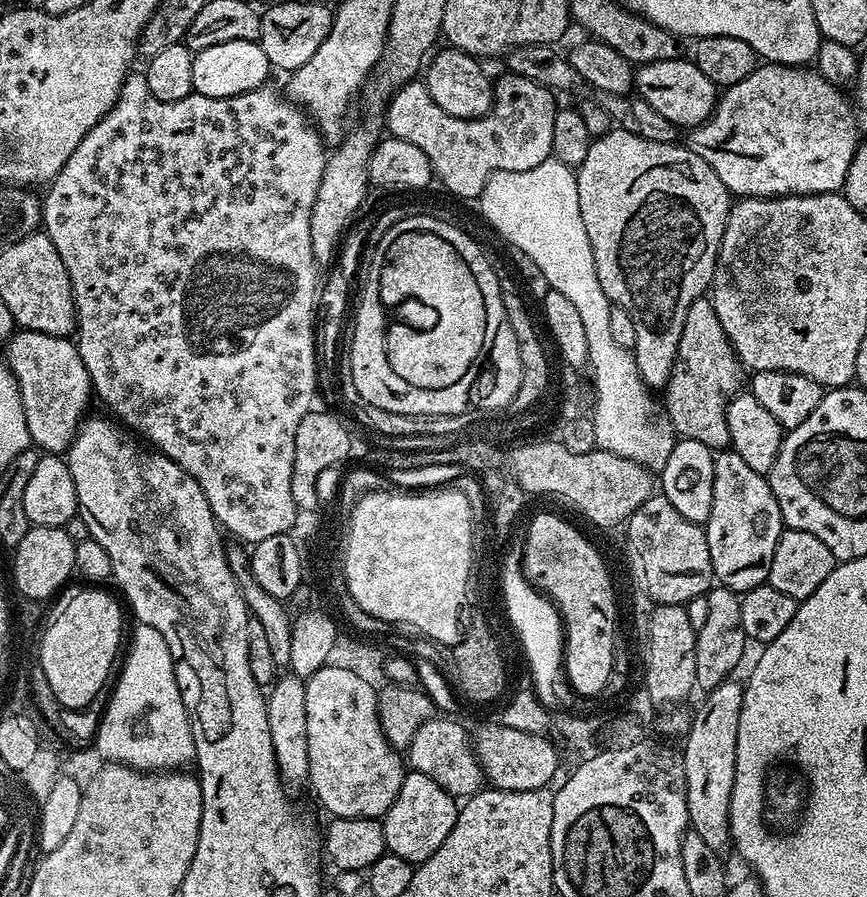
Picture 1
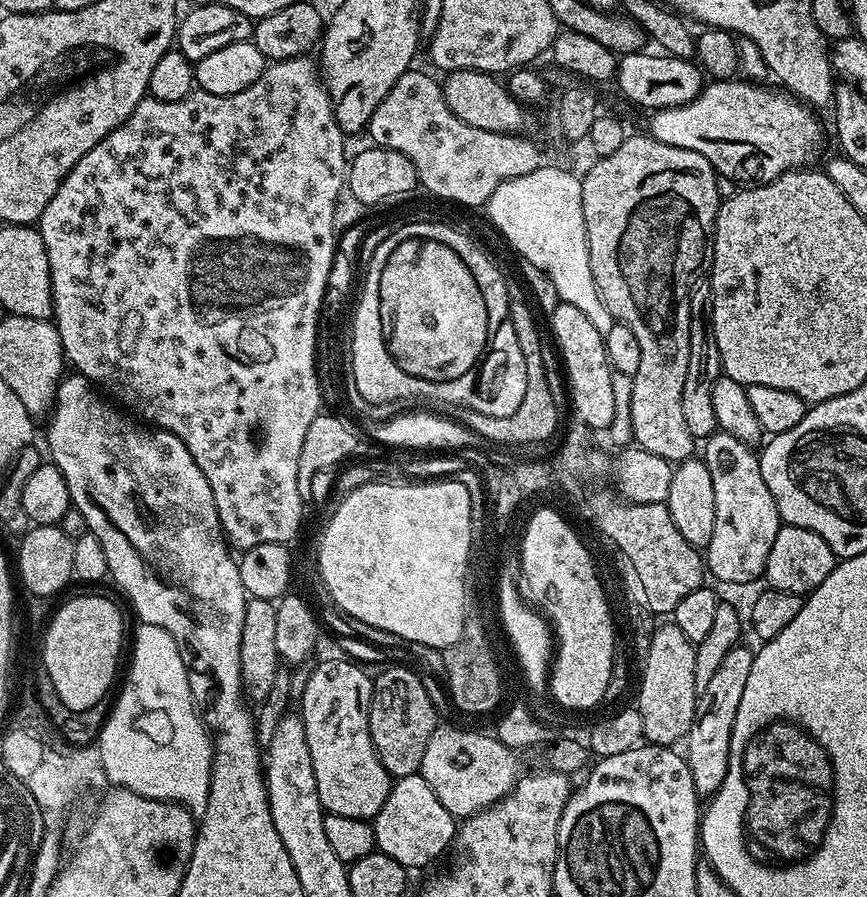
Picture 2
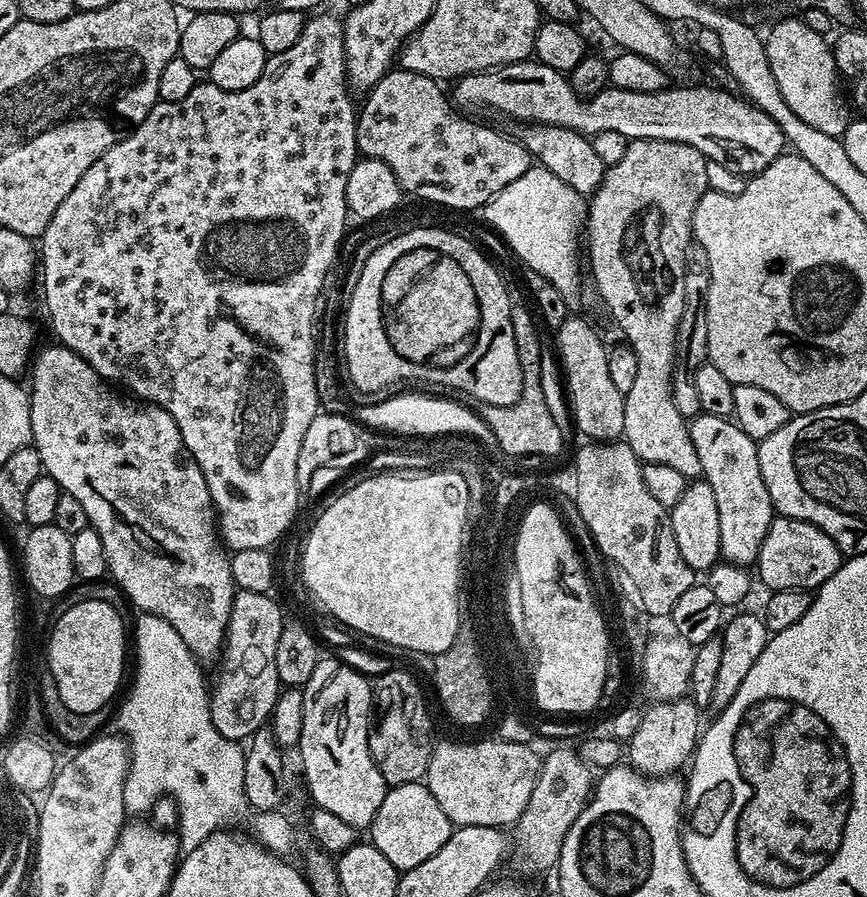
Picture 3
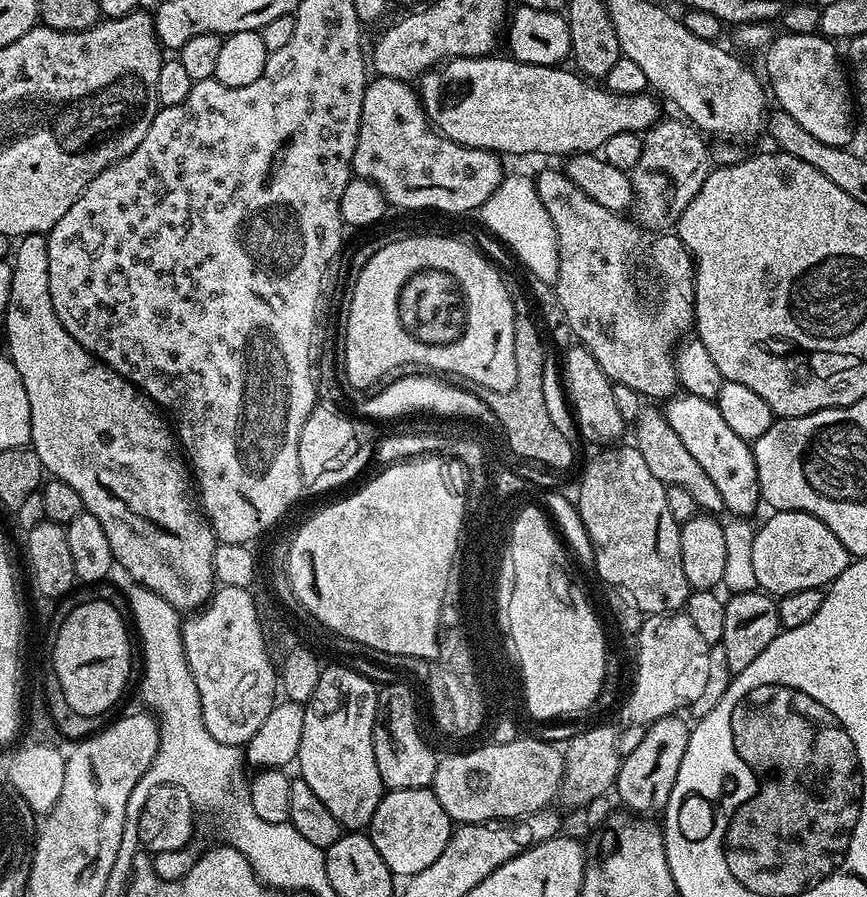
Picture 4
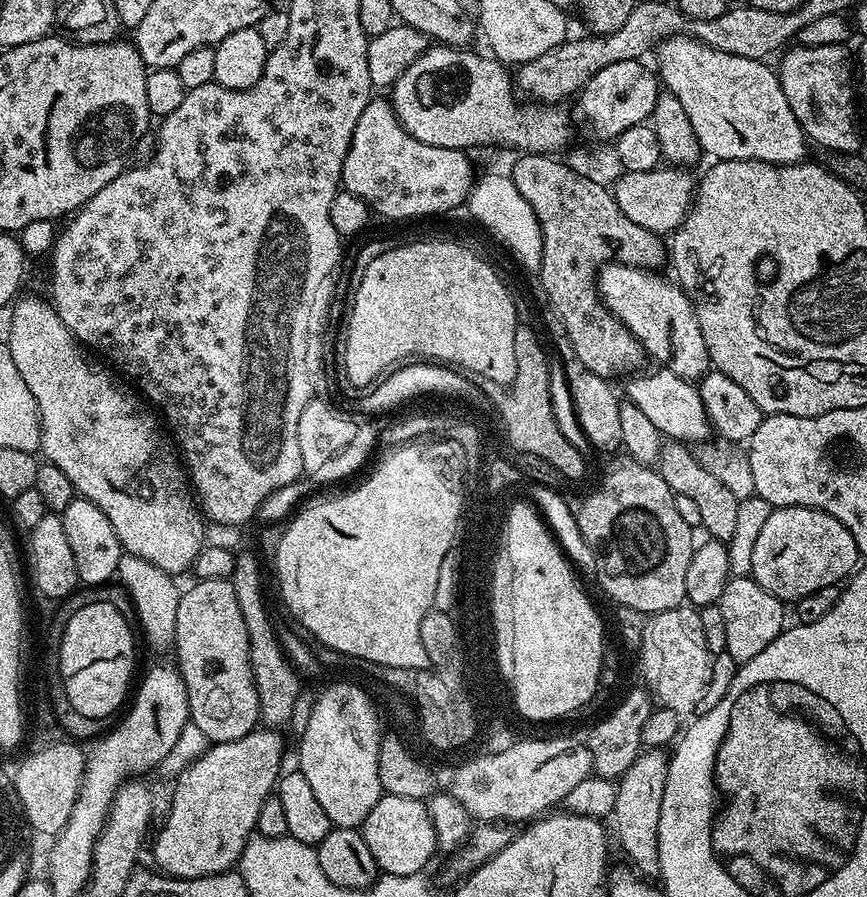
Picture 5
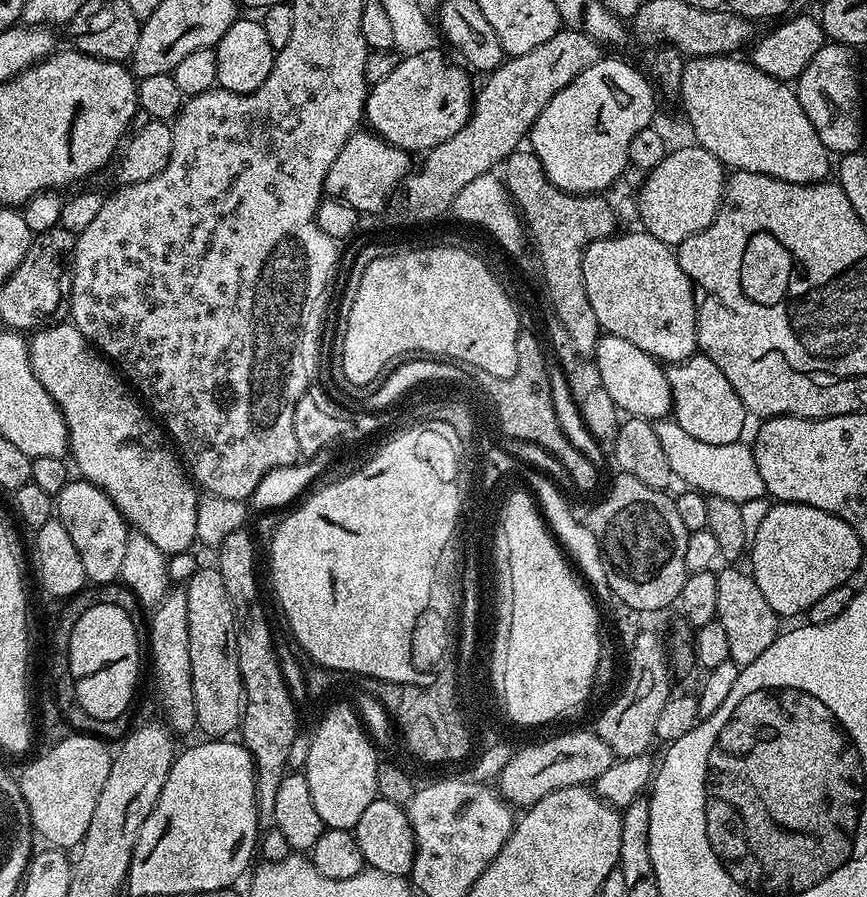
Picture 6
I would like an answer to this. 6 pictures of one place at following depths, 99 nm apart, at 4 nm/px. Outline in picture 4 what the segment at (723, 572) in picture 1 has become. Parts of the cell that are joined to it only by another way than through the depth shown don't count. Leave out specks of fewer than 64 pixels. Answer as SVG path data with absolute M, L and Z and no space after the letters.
M680 394L669 399L667 404L668 408L663 409L664 417L670 422L670 426L674 426L674 434L682 438L682 446L686 446L690 455L702 465L702 470L710 474L710 482L714 482L718 494L722 494L725 509L733 517L751 517L751 512L762 504L756 459L752 453L753 445L738 438L738 434L730 430L726 418L722 418L713 401Z

